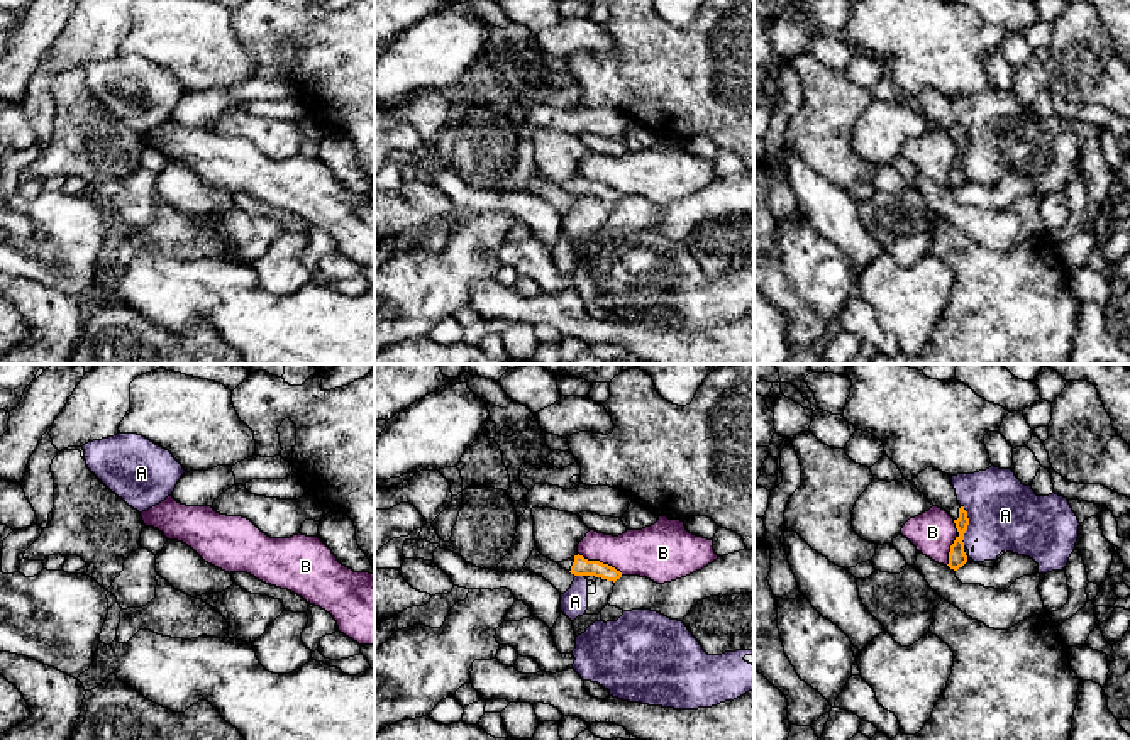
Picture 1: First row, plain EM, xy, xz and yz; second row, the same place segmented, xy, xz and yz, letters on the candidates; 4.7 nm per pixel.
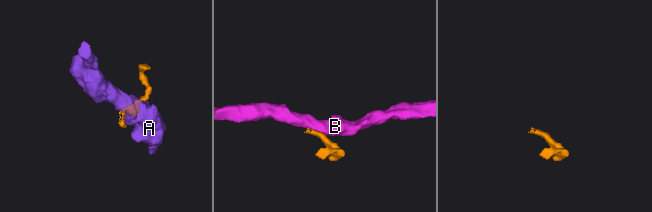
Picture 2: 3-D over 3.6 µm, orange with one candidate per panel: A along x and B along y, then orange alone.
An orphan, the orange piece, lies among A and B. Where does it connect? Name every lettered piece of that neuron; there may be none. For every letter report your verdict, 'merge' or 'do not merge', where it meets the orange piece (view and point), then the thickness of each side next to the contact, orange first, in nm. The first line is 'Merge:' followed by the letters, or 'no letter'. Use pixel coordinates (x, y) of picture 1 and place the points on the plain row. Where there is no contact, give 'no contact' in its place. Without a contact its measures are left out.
Merge: no letter
A: do not merge; contact yz (968, 143); calibres 90 and 340 nm
B: do not merge; contact xz (598, 182); calibres 90 and 240 nm

